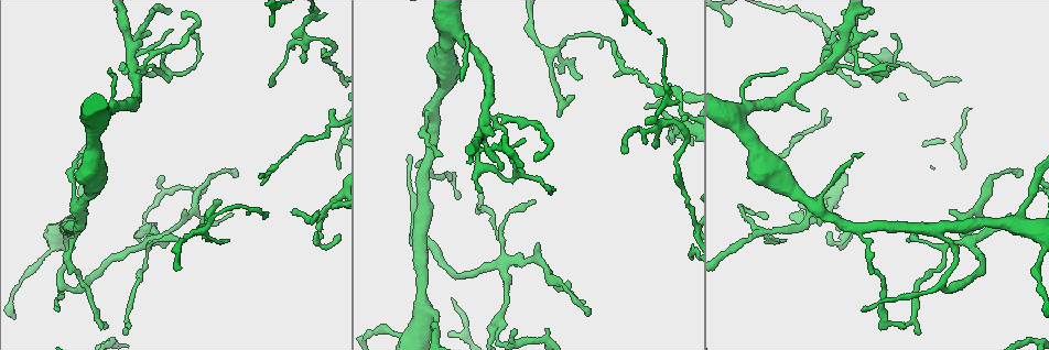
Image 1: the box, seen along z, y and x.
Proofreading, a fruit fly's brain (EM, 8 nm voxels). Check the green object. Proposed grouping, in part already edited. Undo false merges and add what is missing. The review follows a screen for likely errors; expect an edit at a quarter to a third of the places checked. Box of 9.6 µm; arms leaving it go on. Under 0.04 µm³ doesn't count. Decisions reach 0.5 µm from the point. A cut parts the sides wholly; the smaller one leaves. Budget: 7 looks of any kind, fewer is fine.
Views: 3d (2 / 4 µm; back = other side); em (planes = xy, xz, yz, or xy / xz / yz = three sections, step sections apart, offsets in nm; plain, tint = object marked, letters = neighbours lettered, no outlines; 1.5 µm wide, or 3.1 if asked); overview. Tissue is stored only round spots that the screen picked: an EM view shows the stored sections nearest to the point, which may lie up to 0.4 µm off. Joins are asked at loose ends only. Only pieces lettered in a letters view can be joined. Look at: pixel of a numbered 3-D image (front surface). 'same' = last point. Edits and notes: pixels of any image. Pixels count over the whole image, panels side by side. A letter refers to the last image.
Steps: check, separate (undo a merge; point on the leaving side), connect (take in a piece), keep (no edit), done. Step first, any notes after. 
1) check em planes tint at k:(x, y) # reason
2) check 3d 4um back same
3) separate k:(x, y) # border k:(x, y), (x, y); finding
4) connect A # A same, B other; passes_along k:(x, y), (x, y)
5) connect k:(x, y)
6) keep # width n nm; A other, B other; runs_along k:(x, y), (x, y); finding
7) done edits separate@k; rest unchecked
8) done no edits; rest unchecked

check em yz step 4 tint at 1:(489, 114) # four-way junction

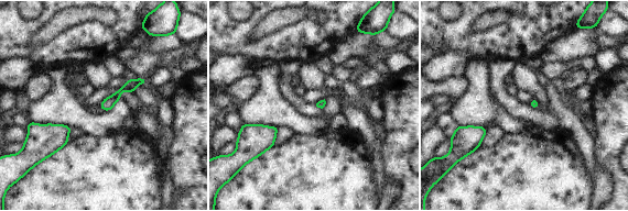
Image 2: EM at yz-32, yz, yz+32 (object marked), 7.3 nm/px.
check em planes tint same # cut it another way

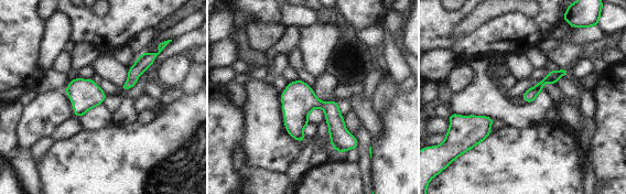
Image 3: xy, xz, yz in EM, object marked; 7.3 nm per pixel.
check em planes letters same

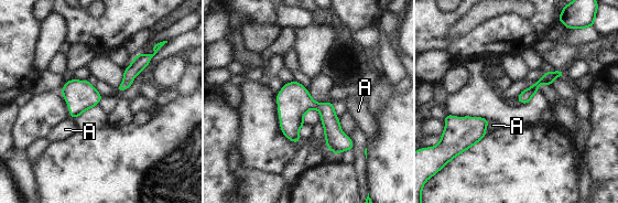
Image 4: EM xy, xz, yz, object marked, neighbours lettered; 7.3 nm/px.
keep # longest_contact A 120 nm; A other; runs_along 4:(285, 87), (317, 106), (349, 147); one neuron here

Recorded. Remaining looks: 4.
check em planes tint at 1:(293, 210) # tapers out

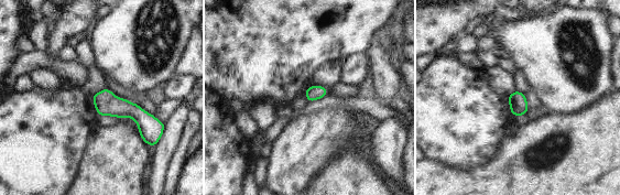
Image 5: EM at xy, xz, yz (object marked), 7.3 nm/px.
check em planes letters same

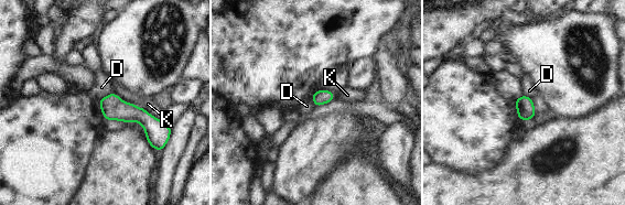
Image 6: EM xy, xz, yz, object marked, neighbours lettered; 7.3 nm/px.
keep # D other, K other; no lettered piece goes on from it

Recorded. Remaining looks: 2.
done no edits; rest unchecked

